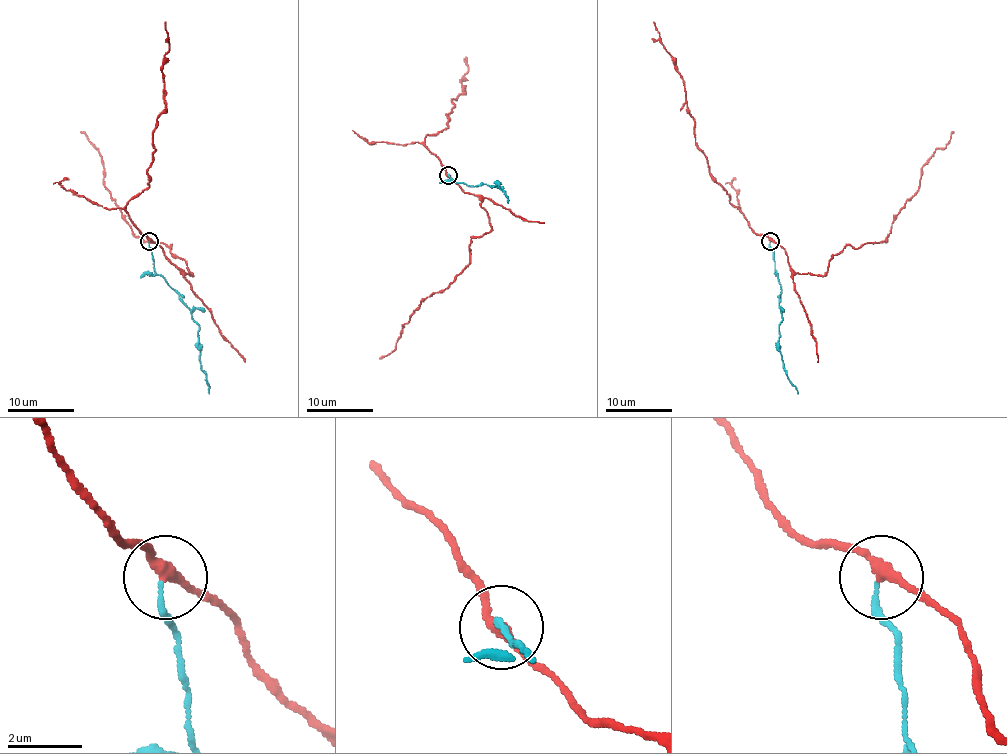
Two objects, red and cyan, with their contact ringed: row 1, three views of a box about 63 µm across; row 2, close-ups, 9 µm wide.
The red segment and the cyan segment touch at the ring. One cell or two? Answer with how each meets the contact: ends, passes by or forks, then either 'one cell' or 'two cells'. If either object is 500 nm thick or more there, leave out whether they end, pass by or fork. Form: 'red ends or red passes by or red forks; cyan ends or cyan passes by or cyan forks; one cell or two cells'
red passes by; cyan ends; two cells

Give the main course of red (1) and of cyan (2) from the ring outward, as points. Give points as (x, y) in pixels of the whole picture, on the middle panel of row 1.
1: (448, 175), (481, 202), (491, 228), (471, 240), (468, 265), (426, 297), (403, 325), (396, 347), (379, 359)
2: (448, 175), (453, 180), (475, 185), (486, 183), (490, 187), (498, 183), (508, 203)

